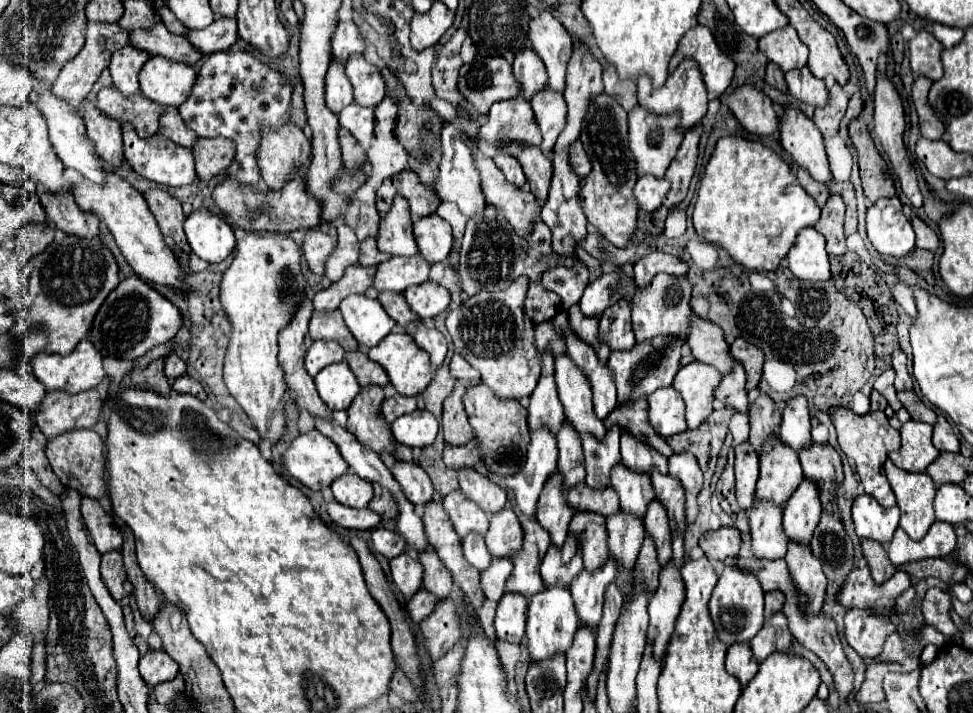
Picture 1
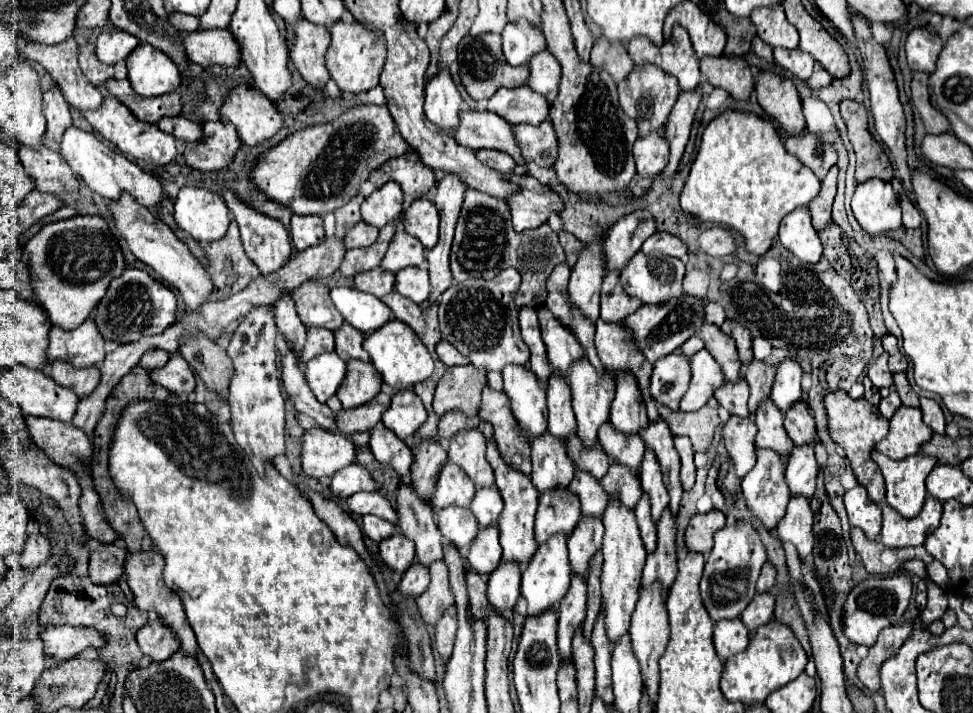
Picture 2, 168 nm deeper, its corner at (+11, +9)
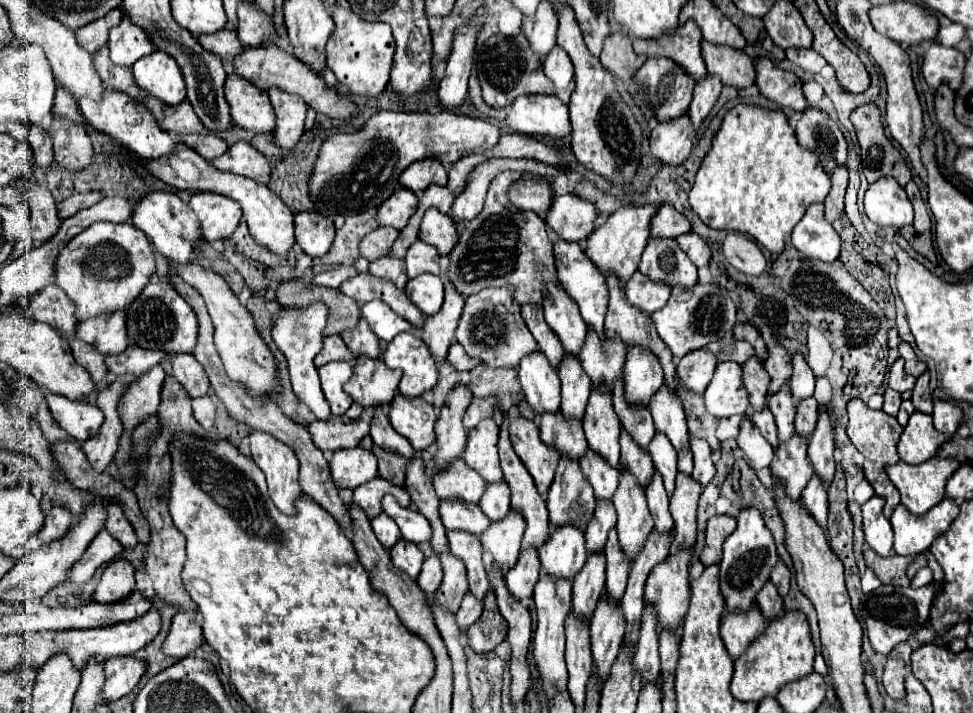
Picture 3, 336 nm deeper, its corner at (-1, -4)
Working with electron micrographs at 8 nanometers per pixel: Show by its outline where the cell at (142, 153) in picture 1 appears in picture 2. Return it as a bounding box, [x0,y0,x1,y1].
[84,96,176,164]

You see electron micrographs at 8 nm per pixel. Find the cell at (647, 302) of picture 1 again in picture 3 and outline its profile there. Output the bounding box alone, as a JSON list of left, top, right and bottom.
[638,239,696,289]

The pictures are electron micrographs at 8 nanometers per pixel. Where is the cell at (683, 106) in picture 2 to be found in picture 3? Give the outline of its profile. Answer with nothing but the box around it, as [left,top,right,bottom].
[688,75,722,131]

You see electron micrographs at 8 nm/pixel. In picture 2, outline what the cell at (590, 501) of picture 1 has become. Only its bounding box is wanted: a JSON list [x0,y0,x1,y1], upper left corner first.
[566,432,610,478]

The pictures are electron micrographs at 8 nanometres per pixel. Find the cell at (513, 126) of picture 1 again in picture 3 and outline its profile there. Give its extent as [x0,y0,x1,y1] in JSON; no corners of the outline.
[506,95,570,139]

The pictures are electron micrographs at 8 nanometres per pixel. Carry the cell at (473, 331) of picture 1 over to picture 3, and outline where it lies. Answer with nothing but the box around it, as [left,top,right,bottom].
[456,285,538,369]

